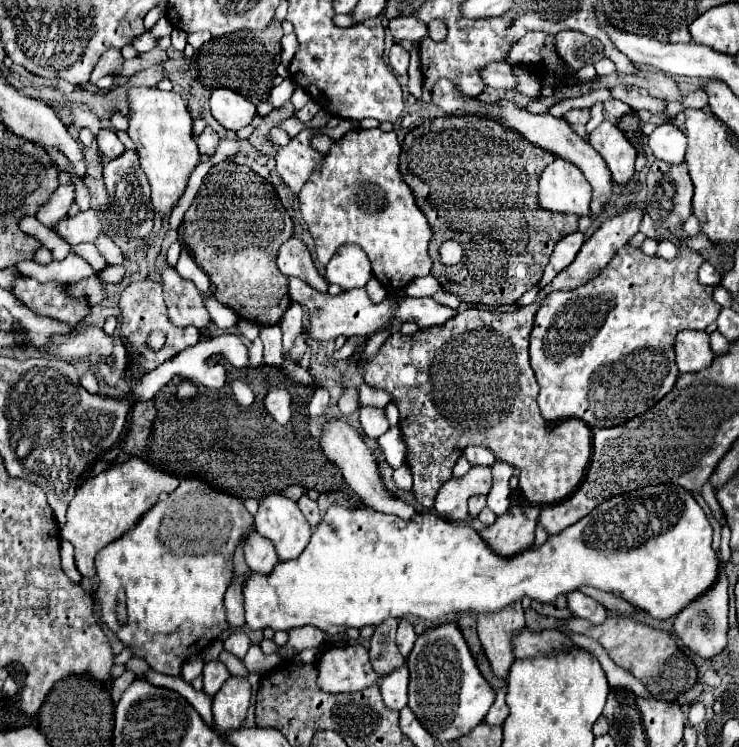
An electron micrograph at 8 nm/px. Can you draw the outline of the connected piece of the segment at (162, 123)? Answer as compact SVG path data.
M131 88L129 104L133 108L133 116L127 132L137 144L141 168L151 184L151 202L155 214L165 220L185 194L189 176L201 162L201 154L193 136L193 116L181 94L173 90L161 92L157 88Z

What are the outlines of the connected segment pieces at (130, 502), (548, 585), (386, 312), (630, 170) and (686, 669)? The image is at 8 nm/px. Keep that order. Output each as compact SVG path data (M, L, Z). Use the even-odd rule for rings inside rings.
M129 458L123 464L117 464L109 470L103 470L95 478L87 480L81 488L77 488L75 498L69 502L67 508L67 522L61 530L61 538L69 540L75 546L75 566L83 576L95 576L95 554L107 546L109 542L117 540L125 534L133 524L145 514L155 502L161 492L171 494L179 484L177 478L169 478L169 474L161 474L153 470L141 458Z
M659 484L659 486L647 486L641 490L633 490L615 498L605 500L603 504L599 504L591 514L587 514L585 518L581 518L579 522L567 526L565 530L561 530L559 534L551 534L549 540L541 546L529 546L525 550L521 550L519 554L513 556L499 556L479 534L475 528L471 528L467 522L447 522L431 512L417 512L413 518L405 520L393 514L385 514L379 510L373 510L371 506L357 506L357 508L349 508L343 506L339 502L331 504L329 510L325 512L323 520L317 524L307 548L301 552L299 558L295 560L281 560L275 564L275 568L269 574L259 574L259 572L249 572L245 582L243 582L243 600L245 600L245 624L251 630L263 630L263 628L273 628L273 630L293 630L293 628L301 628L301 626L317 626L319 630L323 630L325 634L345 634L349 628L363 628L363 626L377 626L387 618L403 618L407 614L417 616L417 618L425 618L431 620L435 624L445 624L449 620L453 620L459 614L495 614L501 612L503 608L511 606L513 602L521 602L525 596L529 596L531 600L537 602L553 602L559 594L569 594L579 590L581 586L591 586L603 592L613 592L621 598L625 598L627 602L631 602L633 606L645 610L647 614L651 614L653 618L671 618L677 614L677 610L681 610L681 606L687 606L691 602L691 598L697 598L697 594L703 594L717 578L717 570L719 570L719 560L711 548L713 542L713 526L707 518L707 514L703 512L703 508L697 504L697 500L693 498L693 494L685 488L679 488L675 484Z
M291 276L289 282L287 282L287 288L289 288L289 296L291 300L299 302L299 304L305 304L309 308L309 320L311 320L311 326L309 330L305 330L293 344L291 352L289 352L288 358L297 363L305 353L307 336L315 338L315 340L331 340L331 338L337 338L337 336L355 336L355 334L361 334L361 336L373 336L381 330L387 330L391 326L391 322L395 320L395 312L397 312L397 298L393 296L387 296L381 304L373 304L369 300L369 296L363 292L363 288L353 288L353 290L345 290L337 296L331 296L327 292L319 292L315 288L311 288L307 282L303 282L301 278L295 278Z
M603 120L591 134L589 134L589 144L603 154L611 176L617 184L623 188L629 188L631 178L635 174L635 158L637 150L629 144L629 140L623 136L623 132L611 124L609 120Z
M525 610L525 620L531 632L535 630L569 630L573 634L585 634L595 638L611 656L611 660L629 670L635 678L639 678L655 698L659 700L677 700L679 694L687 692L697 682L697 668L695 664L683 654L683 650L675 644L675 640L663 632L655 630L651 626L645 626L629 616L609 616L601 626L593 626L589 620L581 618L569 618L569 620L555 620L555 618L543 618L535 610Z

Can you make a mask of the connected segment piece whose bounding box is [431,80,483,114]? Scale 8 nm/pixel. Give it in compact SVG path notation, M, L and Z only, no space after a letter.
M441 80L437 82L437 86L433 88L431 92L433 96L433 104L437 108L441 108L445 114L453 114L455 110L457 112L481 112L481 104L473 98L461 98L461 94L457 94L453 82L449 80Z

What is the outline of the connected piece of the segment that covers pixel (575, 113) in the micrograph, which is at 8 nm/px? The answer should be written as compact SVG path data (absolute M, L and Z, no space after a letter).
M583 108L583 110L569 110L567 114L565 114L565 120L569 122L569 124L587 124L589 122L589 110L587 108Z

